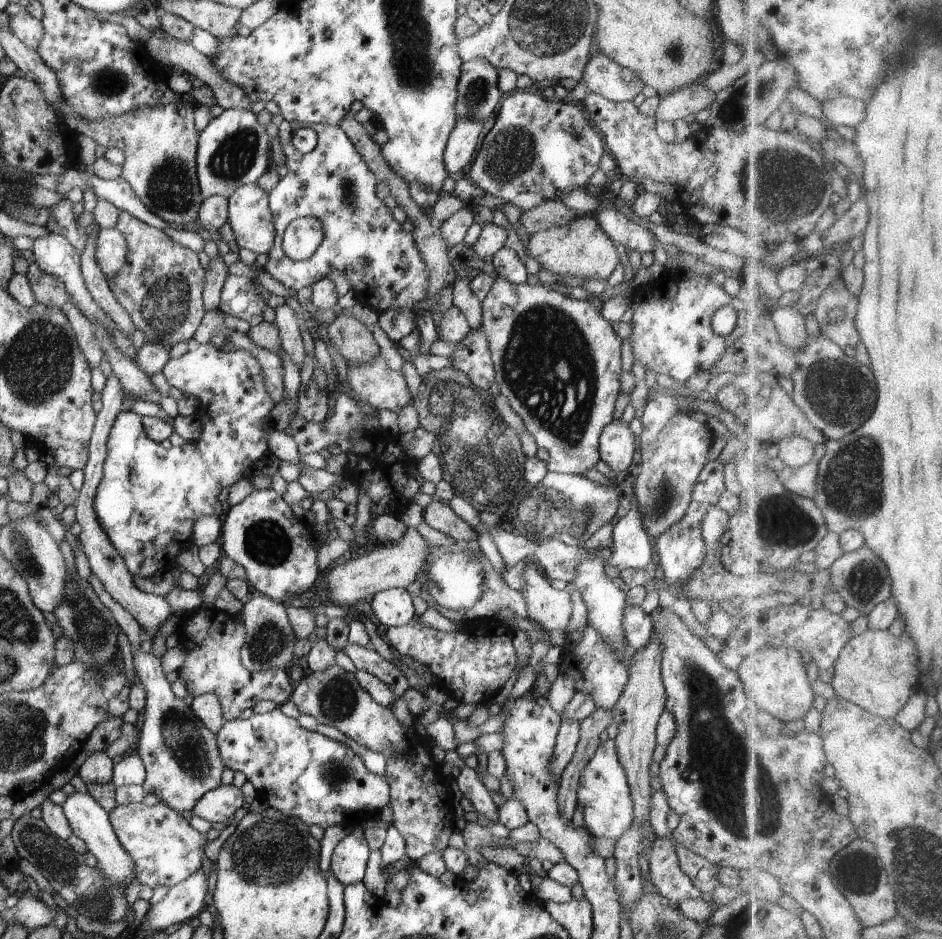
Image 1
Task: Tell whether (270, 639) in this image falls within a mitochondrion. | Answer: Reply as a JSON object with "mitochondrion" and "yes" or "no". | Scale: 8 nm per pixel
{"mitochondrion":"yes"}

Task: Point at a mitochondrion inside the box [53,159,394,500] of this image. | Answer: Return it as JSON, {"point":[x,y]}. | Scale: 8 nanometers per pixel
{"point":[165,306]}

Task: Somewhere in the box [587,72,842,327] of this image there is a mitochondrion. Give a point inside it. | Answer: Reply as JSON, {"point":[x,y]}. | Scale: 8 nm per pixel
{"point":[785,189]}

